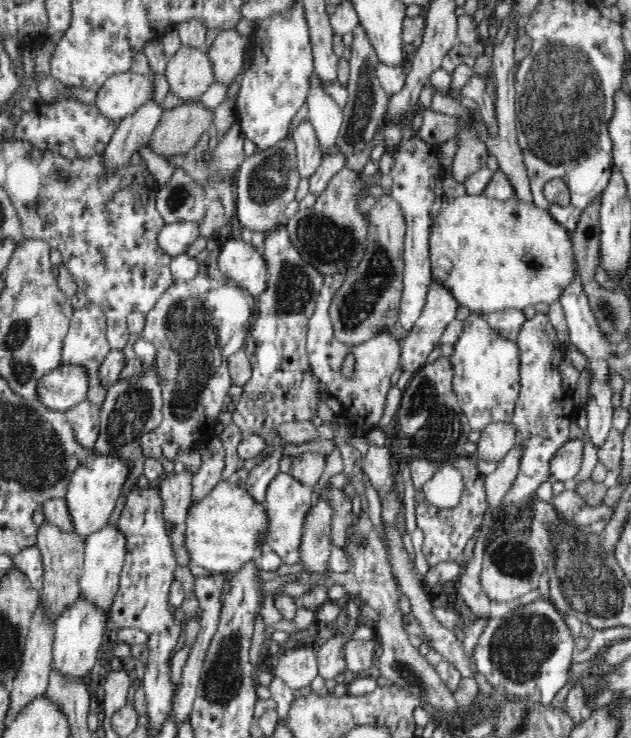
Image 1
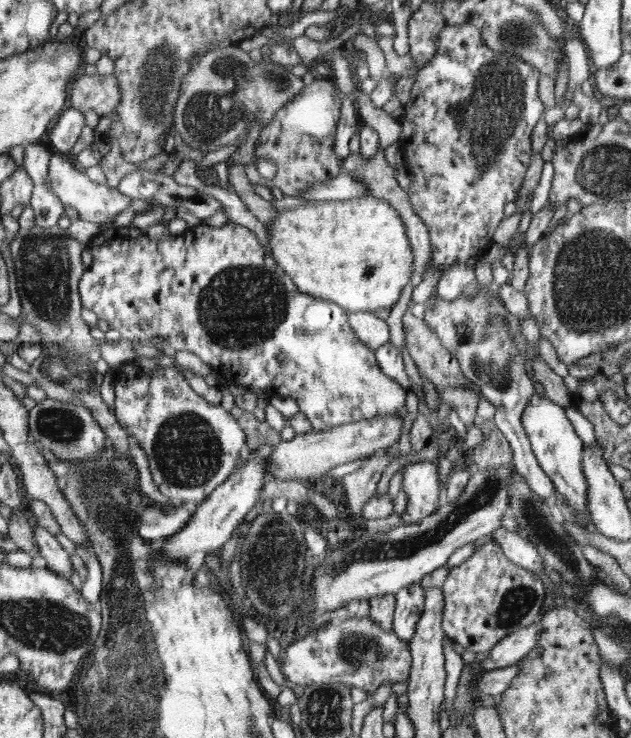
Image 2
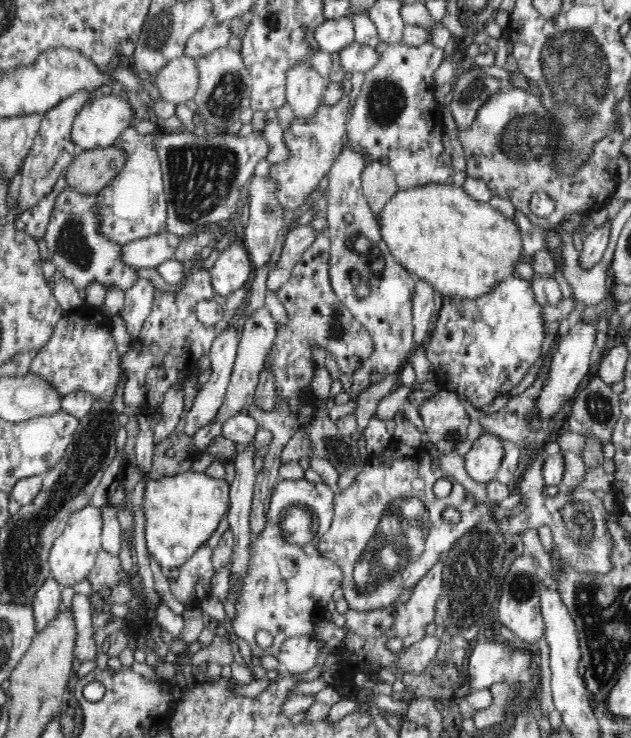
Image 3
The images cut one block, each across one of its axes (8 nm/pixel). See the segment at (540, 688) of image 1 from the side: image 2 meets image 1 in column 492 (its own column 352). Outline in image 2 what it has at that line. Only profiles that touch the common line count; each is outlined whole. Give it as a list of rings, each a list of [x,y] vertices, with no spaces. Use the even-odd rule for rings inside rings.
[[[369,614],[348,617],[340,624],[321,626],[317,632],[291,643],[277,660],[288,684],[305,687],[316,683],[340,683],[373,694],[387,681],[408,683],[413,655],[409,644],[393,628],[383,629]]]

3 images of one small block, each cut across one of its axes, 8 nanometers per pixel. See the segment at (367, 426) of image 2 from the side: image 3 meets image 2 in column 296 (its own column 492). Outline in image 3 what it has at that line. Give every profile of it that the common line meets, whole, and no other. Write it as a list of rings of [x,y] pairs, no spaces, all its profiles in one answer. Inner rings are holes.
[[[481,435],[464,456],[468,476],[476,482],[490,482],[497,476],[504,458],[504,443],[496,435]]]

